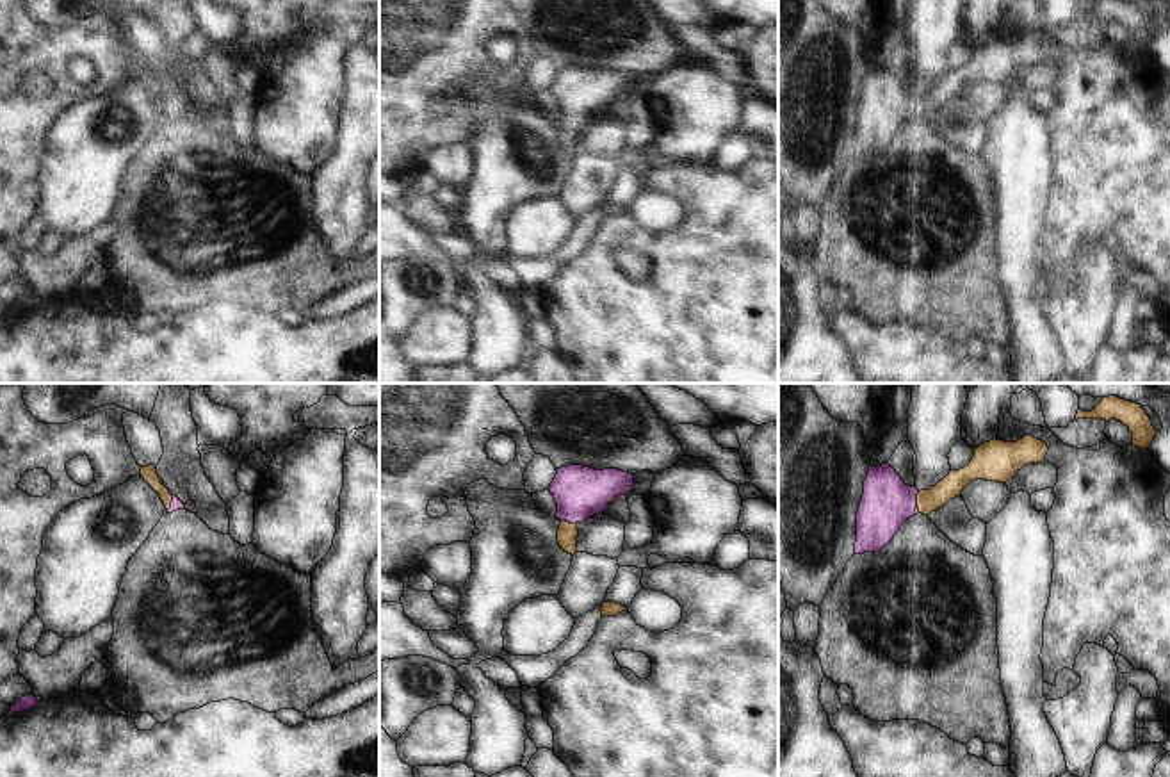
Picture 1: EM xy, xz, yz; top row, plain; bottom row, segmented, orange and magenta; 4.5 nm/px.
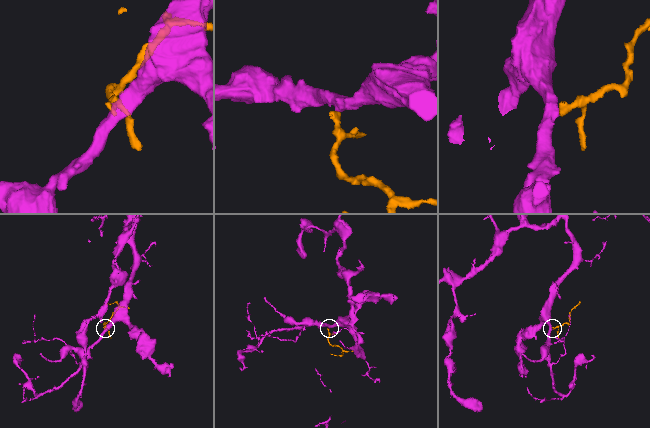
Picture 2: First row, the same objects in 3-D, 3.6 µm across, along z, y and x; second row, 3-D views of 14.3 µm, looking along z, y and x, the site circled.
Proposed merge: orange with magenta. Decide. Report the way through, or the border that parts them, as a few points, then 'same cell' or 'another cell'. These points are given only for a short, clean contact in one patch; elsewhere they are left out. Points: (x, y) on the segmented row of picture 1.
runs through yz (955, 482), (935, 498), (918, 503), (887, 503); same cell

